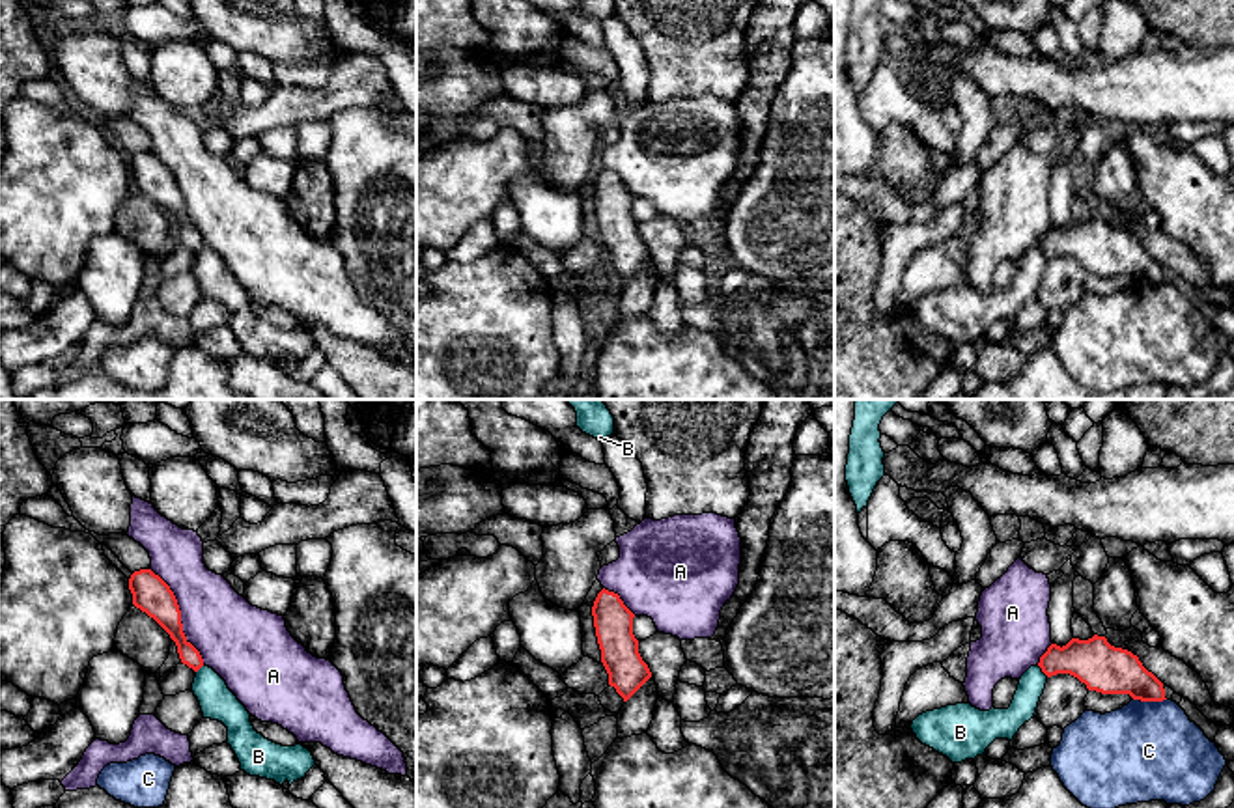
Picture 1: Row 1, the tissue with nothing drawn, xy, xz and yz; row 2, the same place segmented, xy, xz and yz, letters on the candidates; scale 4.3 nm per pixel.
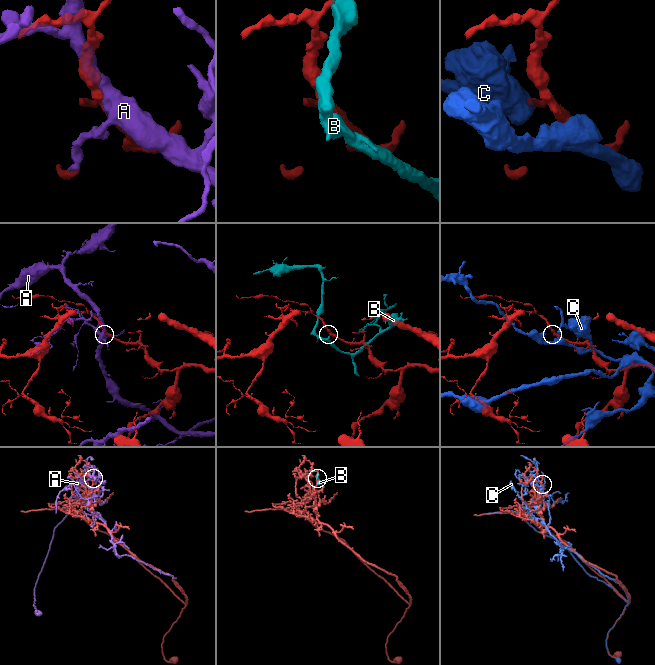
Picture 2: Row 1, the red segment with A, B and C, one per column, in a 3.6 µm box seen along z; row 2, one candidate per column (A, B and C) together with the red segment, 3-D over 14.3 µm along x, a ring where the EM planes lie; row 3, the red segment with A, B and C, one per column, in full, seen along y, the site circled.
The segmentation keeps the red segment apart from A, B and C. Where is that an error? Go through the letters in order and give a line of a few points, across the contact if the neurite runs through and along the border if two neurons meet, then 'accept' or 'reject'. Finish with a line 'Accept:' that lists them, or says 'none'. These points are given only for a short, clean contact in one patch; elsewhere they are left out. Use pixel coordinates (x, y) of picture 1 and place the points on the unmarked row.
A: reject
B: line yz (1037, 247), (1048, 258); reject
C: reject
Accept: none

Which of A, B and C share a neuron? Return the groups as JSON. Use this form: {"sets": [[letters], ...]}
{"sets": [["A"], ["B"], ["C"]]}

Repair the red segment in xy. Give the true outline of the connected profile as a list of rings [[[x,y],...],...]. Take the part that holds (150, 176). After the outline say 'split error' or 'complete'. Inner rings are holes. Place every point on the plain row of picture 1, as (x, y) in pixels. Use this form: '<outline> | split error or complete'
[[[140,151],[131,157],[129,172],[133,187],[153,200],[175,224],[181,244],[198,254],[203,241],[183,215],[181,192],[170,168],[151,151]]] | complete

